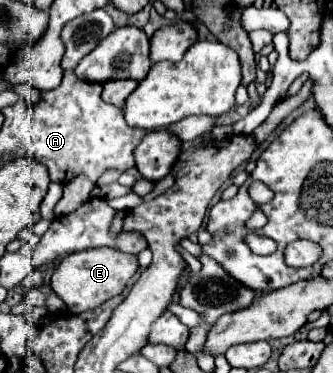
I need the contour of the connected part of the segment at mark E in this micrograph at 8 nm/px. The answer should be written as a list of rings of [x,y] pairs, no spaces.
[[[113,248],[83,250],[81,254],[65,256],[61,264],[55,266],[51,276],[51,288],[65,302],[69,312],[79,314],[85,310],[93,310],[101,306],[105,300],[121,294],[137,270],[139,270],[137,256],[125,254],[121,250],[113,250]]]

